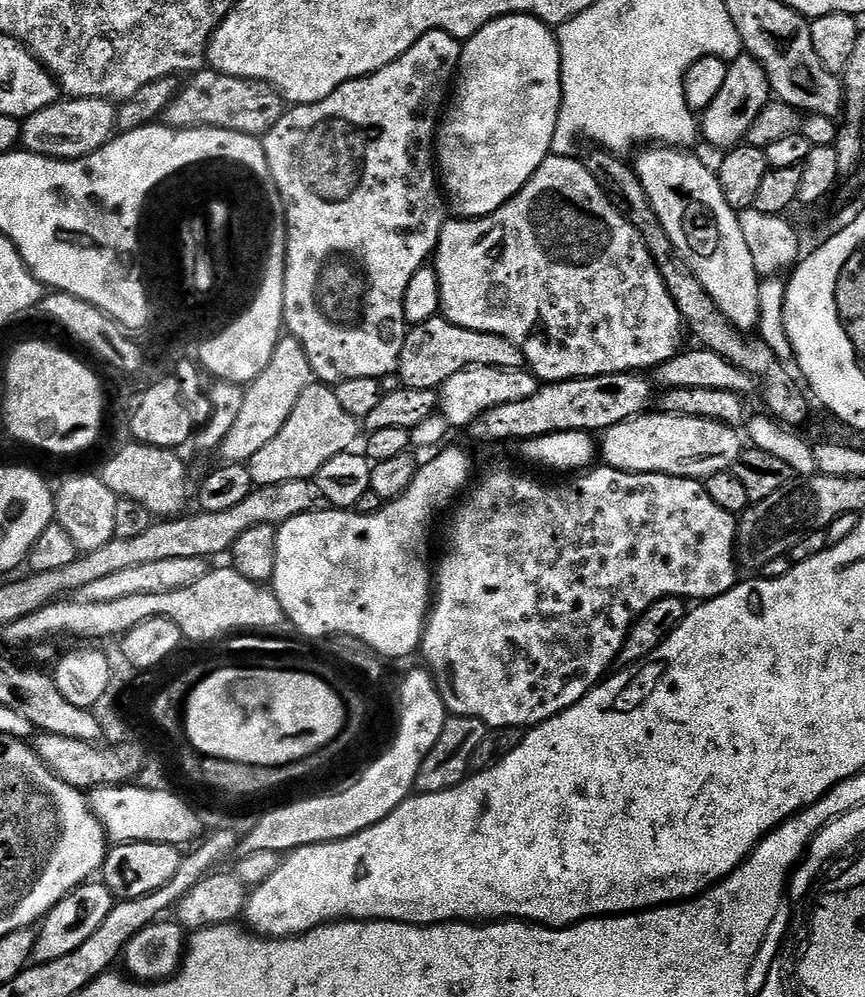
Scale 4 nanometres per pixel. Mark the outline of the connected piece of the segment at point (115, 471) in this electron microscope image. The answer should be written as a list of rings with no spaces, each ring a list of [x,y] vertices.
[[[133,442],[113,453],[100,470],[104,485],[118,498],[142,502],[155,517],[171,519],[183,515],[188,504],[188,472],[175,449]]]

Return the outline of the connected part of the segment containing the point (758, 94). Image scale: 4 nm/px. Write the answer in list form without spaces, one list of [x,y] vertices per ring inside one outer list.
[[[742,54],[737,60],[731,61],[725,70],[725,81],[722,88],[718,91],[717,97],[710,102],[707,109],[702,112],[702,136],[709,140],[714,147],[719,150],[727,150],[735,148],[747,137],[750,126],[754,126],[754,118],[758,118],[758,114],[768,105],[770,99],[770,89],[768,79],[766,78],[766,70],[762,70],[762,66],[753,56]]]

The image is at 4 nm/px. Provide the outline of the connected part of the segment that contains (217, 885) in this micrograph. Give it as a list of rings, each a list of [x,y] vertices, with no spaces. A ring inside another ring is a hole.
[[[262,850],[259,854],[239,857],[235,862],[237,863],[237,877],[224,872],[225,870],[213,871],[206,878],[202,878],[202,882],[198,882],[198,886],[194,886],[194,890],[190,890],[190,894],[186,894],[176,903],[175,923],[189,933],[193,933],[201,932],[204,928],[213,928],[219,924],[239,921],[248,904],[249,889],[254,889],[262,882],[266,882],[266,878],[270,878],[270,874],[274,874],[274,870],[278,870],[281,857],[274,850]],[[243,883],[248,884],[249,889],[247,887],[244,889]]]

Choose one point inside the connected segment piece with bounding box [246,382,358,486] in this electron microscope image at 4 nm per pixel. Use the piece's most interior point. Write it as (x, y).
(318, 429)

